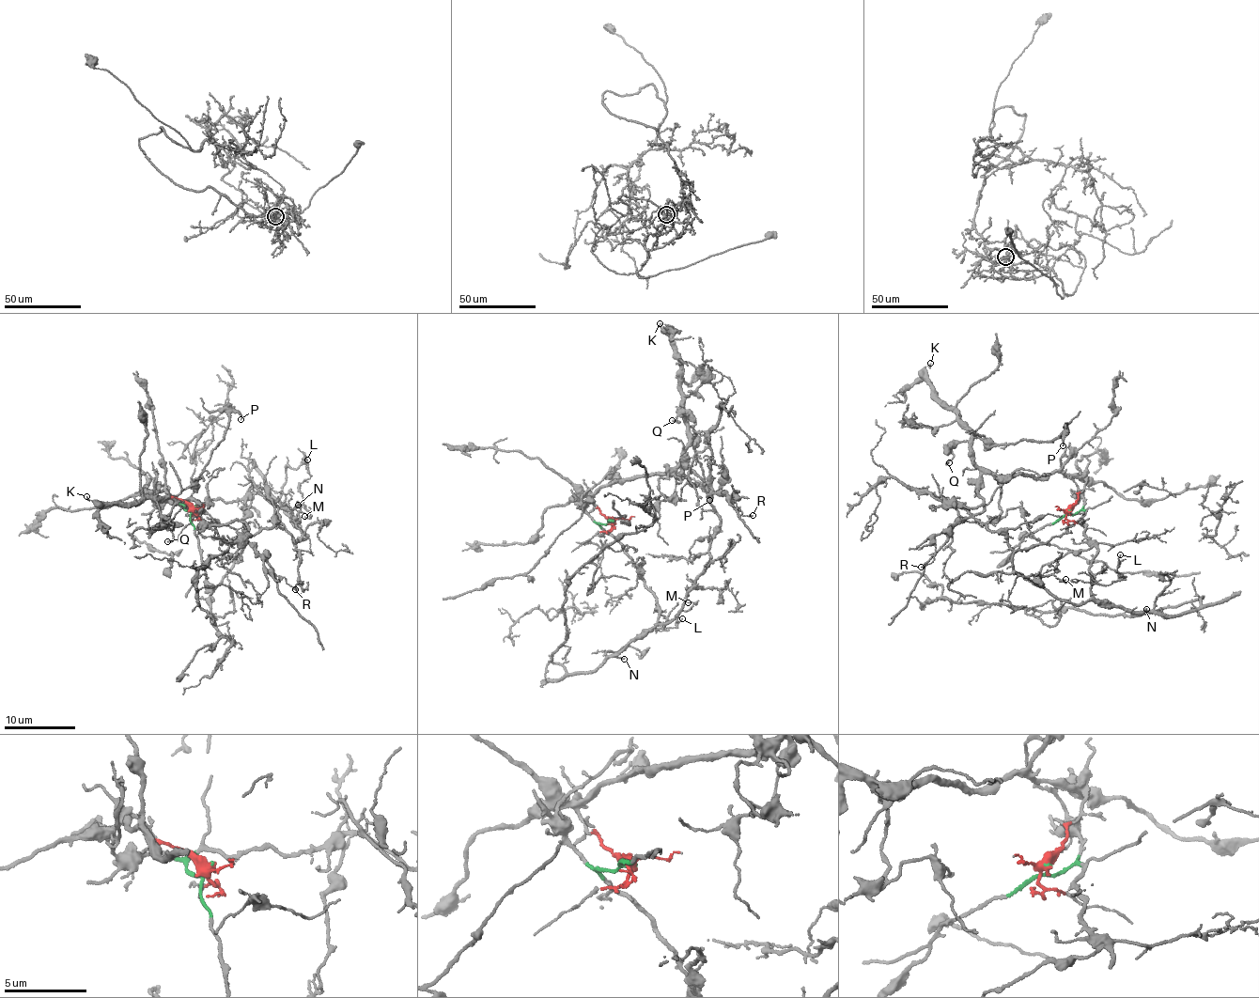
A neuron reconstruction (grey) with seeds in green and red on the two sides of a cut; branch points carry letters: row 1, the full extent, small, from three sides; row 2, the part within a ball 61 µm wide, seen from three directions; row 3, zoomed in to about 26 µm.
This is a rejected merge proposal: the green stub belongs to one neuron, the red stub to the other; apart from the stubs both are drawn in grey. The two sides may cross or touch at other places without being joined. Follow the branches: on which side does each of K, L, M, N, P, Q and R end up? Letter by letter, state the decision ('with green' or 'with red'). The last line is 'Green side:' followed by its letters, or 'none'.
K: with red
L: with green
M: with green
N: with green
P: with red
Q: with red
R: with red
Green side: L, M, N

